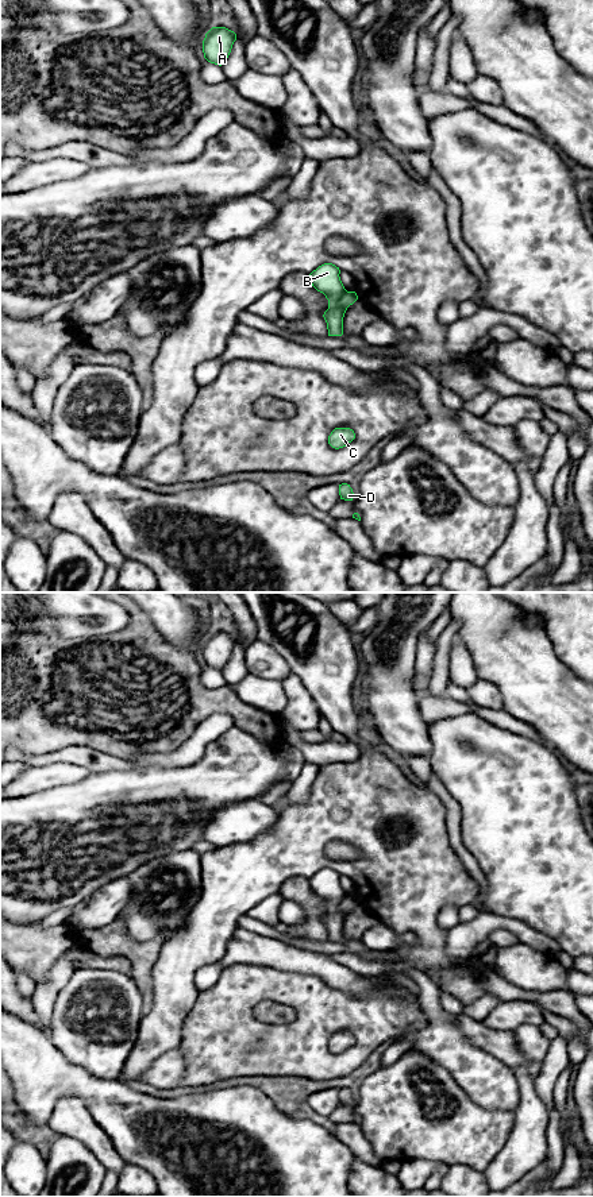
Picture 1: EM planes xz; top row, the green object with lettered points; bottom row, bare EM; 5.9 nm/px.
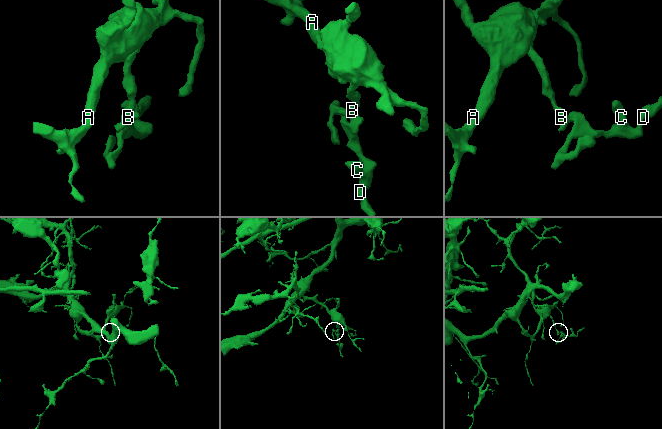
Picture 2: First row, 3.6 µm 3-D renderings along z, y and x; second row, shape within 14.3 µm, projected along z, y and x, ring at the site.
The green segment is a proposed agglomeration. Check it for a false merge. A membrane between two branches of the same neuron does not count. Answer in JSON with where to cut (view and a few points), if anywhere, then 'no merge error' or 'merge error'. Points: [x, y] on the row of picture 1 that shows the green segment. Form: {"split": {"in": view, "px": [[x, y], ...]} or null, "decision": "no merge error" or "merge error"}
{"split": {"in": "xz", "px": [[347, 292], [335, 307], [328, 308]]}, "decision": "merge error"}

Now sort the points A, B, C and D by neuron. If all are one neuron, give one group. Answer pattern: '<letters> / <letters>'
A B / C D

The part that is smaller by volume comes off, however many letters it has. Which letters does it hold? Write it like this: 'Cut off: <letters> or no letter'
Cut off: C, D

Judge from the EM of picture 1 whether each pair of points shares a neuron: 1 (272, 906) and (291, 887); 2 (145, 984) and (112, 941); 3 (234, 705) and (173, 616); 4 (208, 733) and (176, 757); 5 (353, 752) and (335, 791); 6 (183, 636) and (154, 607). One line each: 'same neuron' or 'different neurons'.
1: different neurons
2: same neuron
3: different neurons
4: same neuron
5: different neurons
6: same neuron

